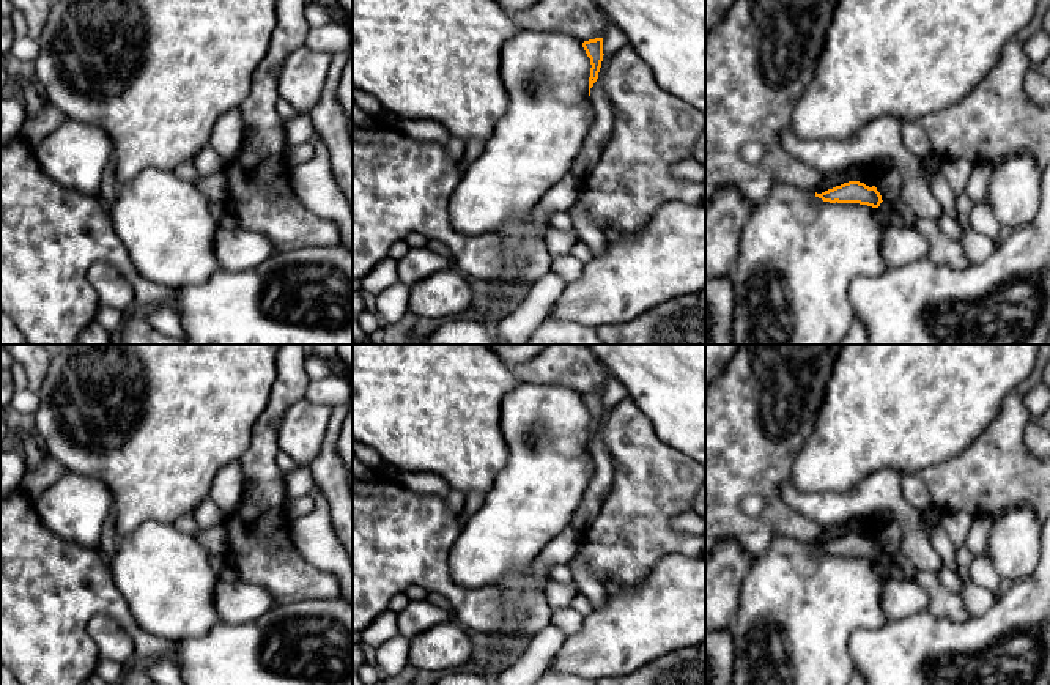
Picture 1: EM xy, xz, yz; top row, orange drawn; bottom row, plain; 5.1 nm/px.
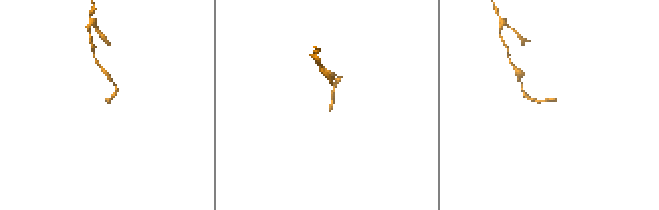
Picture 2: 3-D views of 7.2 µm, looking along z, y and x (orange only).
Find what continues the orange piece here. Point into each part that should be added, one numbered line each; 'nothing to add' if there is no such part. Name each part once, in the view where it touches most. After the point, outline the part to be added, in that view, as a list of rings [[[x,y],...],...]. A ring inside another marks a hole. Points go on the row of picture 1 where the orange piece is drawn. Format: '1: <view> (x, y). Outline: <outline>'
nothing to add

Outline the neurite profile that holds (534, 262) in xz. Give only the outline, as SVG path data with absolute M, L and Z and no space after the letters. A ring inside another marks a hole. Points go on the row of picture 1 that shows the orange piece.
M538 233L526 238L515 263L518 276L512 293L527 294L529 288L551 271L551 257Z

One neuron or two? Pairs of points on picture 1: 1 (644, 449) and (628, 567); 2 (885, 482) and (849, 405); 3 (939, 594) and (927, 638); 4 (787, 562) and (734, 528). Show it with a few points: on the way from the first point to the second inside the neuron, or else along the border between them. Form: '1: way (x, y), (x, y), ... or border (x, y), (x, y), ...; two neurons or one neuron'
1: way (644, 479), (644, 498), (630, 537); one neuron
2: border (904, 474), (894, 470), (877, 470), (849, 492); two neurons
3: border (927, 611), (951, 621), (965, 621), (970, 616); two neurons
4: border (802, 540), (775, 534), (769, 547), (753, 558); two neurons

